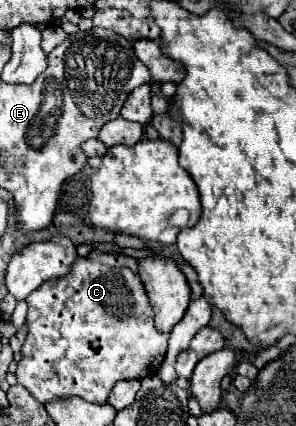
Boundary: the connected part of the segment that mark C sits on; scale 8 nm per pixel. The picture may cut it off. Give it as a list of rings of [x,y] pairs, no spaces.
[[[95,251],[87,257],[77,257],[69,275],[65,277],[59,277],[59,279],[49,279],[45,281],[45,285],[41,285],[37,291],[33,291],[27,299],[27,305],[29,305],[29,313],[27,313],[27,339],[21,347],[21,361],[17,363],[17,381],[29,389],[33,393],[33,397],[39,401],[39,403],[47,403],[55,397],[71,397],[71,395],[77,395],[77,397],[83,397],[85,401],[91,401],[91,403],[107,403],[107,397],[113,389],[113,385],[119,381],[119,379],[143,379],[147,375],[153,375],[159,365],[163,363],[165,359],[165,351],[167,351],[167,339],[169,335],[165,333],[159,333],[153,325],[153,307],[149,303],[149,297],[147,297],[147,291],[143,287],[143,281],[139,277],[139,261],[129,257],[129,265],[113,265],[109,263],[109,259],[101,257],[101,251]]]

